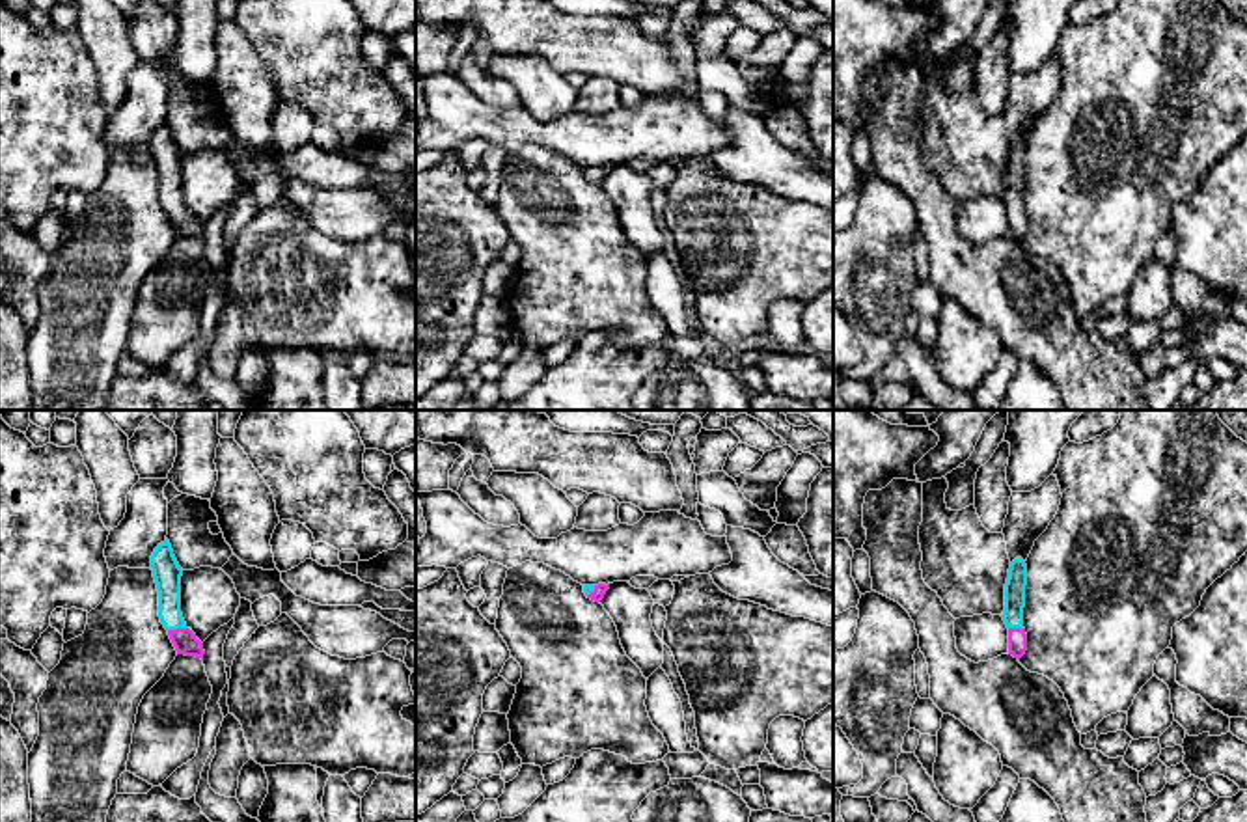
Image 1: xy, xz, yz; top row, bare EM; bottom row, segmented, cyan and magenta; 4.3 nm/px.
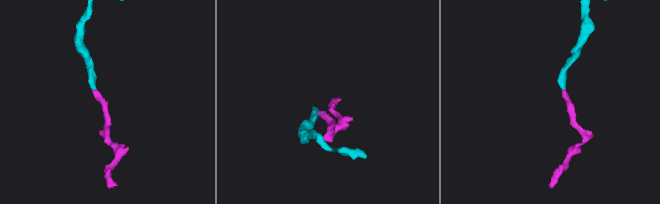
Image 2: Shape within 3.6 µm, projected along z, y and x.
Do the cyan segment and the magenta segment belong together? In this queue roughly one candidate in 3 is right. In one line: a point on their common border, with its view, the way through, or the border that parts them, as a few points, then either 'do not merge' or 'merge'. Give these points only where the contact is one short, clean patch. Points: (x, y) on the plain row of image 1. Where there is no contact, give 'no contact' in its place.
xy (176, 211) | across xy (166, 155), (170, 198), (176, 211), (185, 224) | merge

